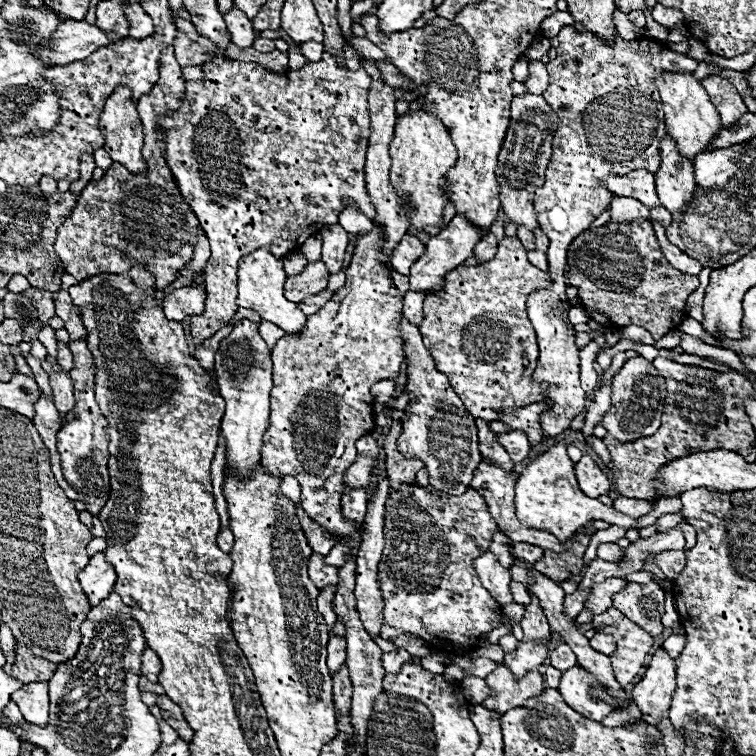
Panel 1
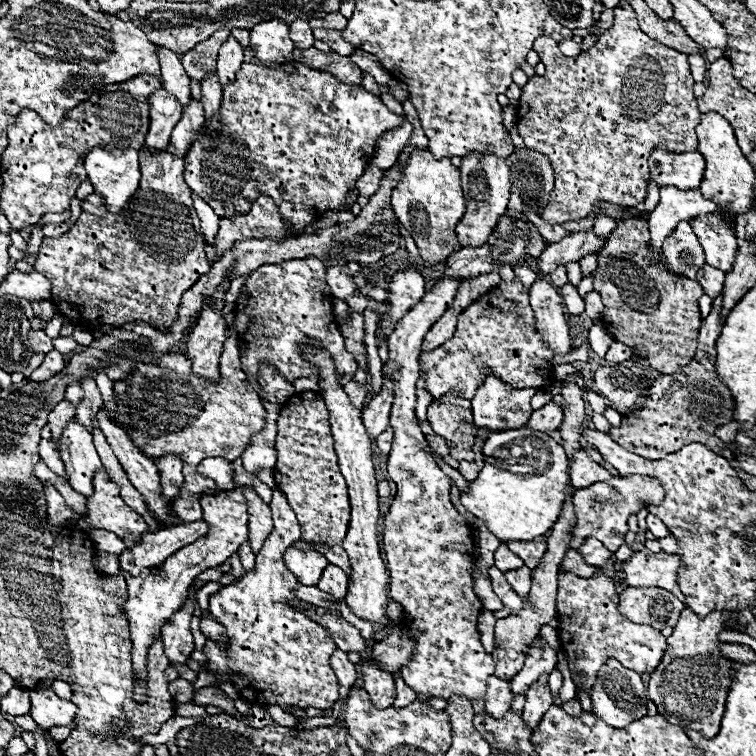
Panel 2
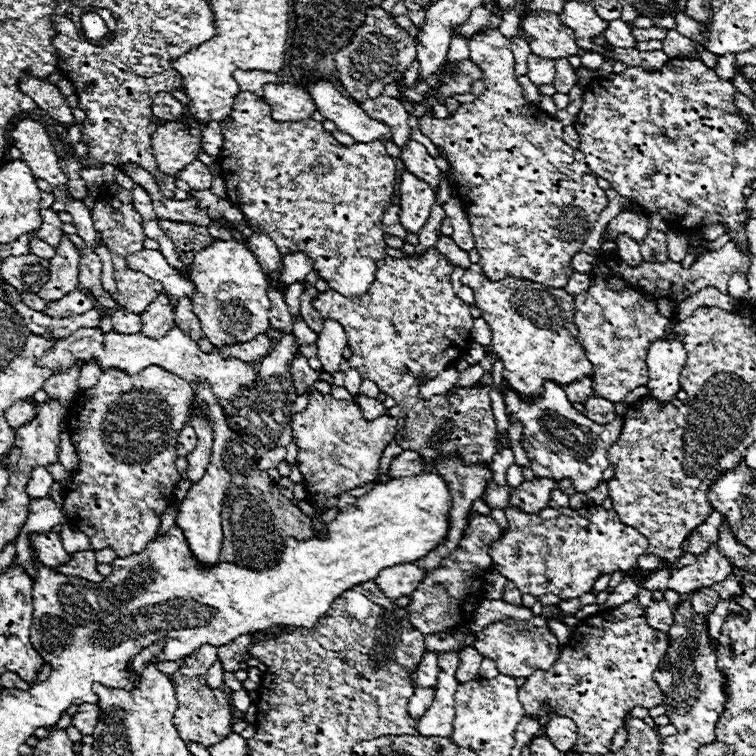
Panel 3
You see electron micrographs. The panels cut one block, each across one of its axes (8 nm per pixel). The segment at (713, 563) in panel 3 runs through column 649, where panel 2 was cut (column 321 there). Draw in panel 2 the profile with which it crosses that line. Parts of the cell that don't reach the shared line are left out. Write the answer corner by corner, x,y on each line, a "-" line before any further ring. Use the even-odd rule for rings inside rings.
328,564
322,572
318,588
332,594
338,600
342,600
348,592
348,576
342,572
342,568
338,568
334,564

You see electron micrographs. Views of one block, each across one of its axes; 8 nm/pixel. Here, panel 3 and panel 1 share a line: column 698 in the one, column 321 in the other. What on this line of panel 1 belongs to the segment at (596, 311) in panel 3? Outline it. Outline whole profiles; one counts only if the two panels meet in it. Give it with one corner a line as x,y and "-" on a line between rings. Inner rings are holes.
322,260
310,262
302,274
288,276
284,294
290,302
302,302
306,296
322,292
328,286
328,276
330,272

